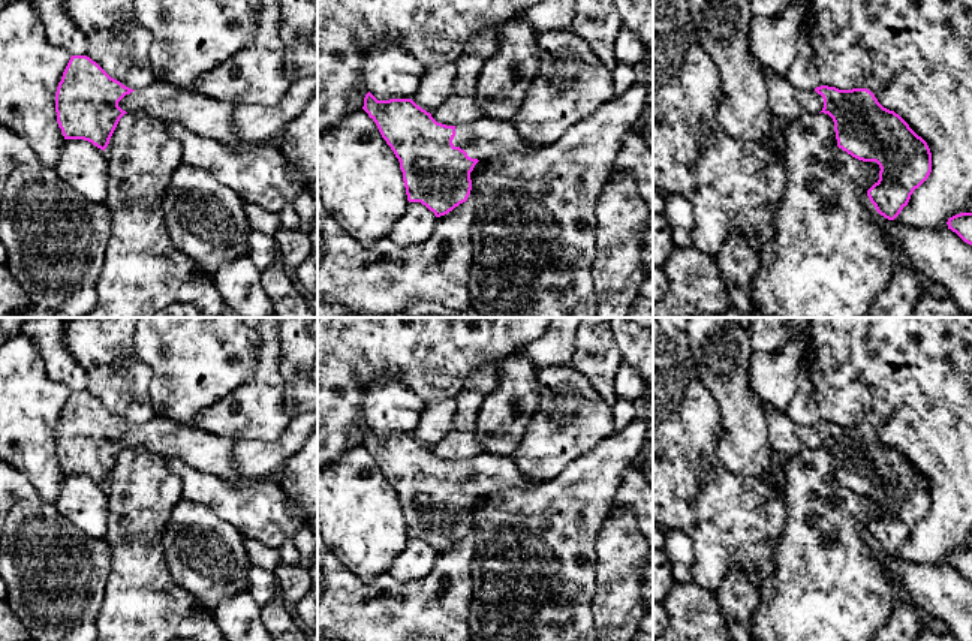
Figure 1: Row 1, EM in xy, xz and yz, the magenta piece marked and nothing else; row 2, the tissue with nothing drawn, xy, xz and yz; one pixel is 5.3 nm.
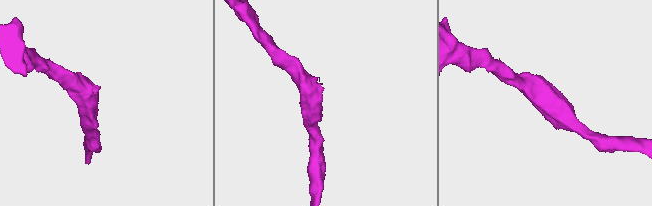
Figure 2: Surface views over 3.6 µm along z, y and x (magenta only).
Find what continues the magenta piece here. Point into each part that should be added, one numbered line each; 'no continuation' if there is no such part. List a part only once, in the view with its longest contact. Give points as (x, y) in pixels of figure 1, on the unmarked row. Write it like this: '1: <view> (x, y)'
1: xz (486, 474)

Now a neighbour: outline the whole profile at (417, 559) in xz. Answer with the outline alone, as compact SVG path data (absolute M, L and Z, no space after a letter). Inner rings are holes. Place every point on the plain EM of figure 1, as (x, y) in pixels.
M409 538L404 550L394 559L389 574L407 583L425 578L436 562L436 551L421 538Z

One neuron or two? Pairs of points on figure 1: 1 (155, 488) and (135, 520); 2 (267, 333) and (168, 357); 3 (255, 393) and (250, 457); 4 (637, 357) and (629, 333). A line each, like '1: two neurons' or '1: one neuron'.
1: one neuron
2: two neurons
3: two neurons
4: one neuron

